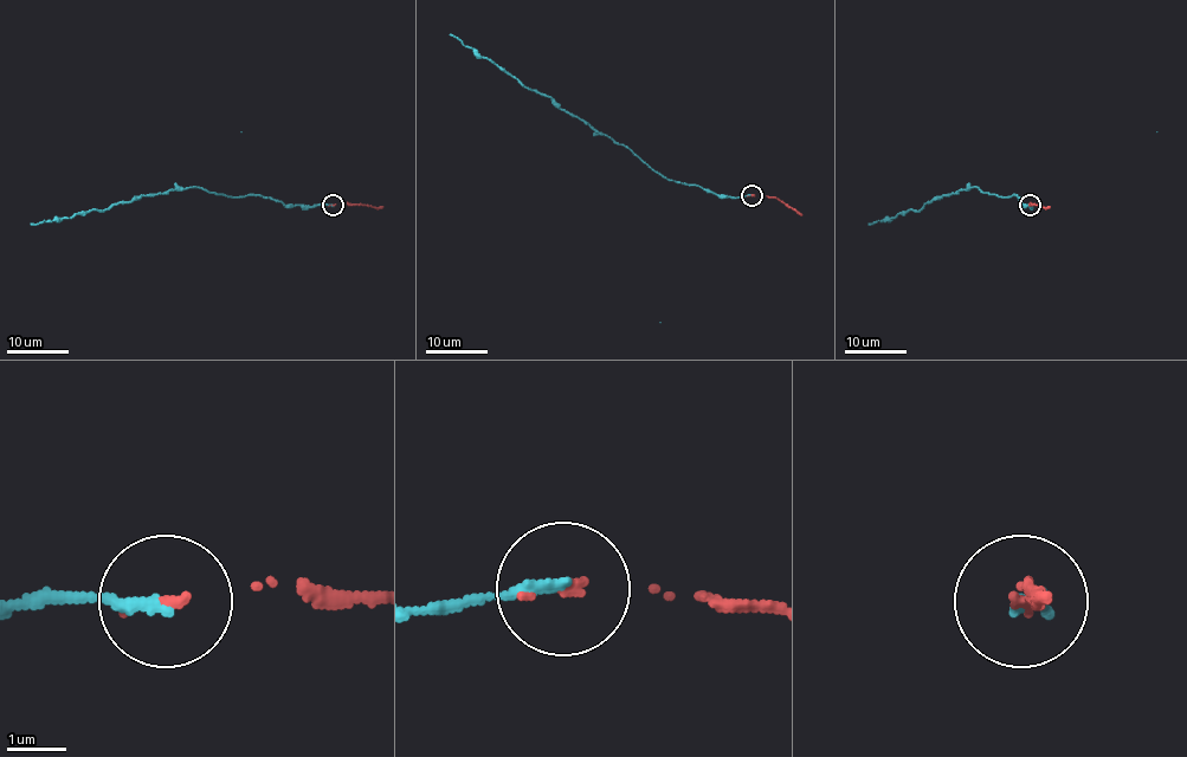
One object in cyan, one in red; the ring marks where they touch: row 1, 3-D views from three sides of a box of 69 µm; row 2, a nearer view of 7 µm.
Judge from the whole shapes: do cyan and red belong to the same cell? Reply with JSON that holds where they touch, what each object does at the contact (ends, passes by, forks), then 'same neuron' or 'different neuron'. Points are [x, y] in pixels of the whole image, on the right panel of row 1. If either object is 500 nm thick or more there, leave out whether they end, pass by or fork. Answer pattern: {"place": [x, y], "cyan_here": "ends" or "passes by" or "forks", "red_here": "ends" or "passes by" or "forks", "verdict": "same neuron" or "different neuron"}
{"place": [1030, 205], "cyan_here": "ends", "red_here": "ends", "verdict": "same neuron"}

